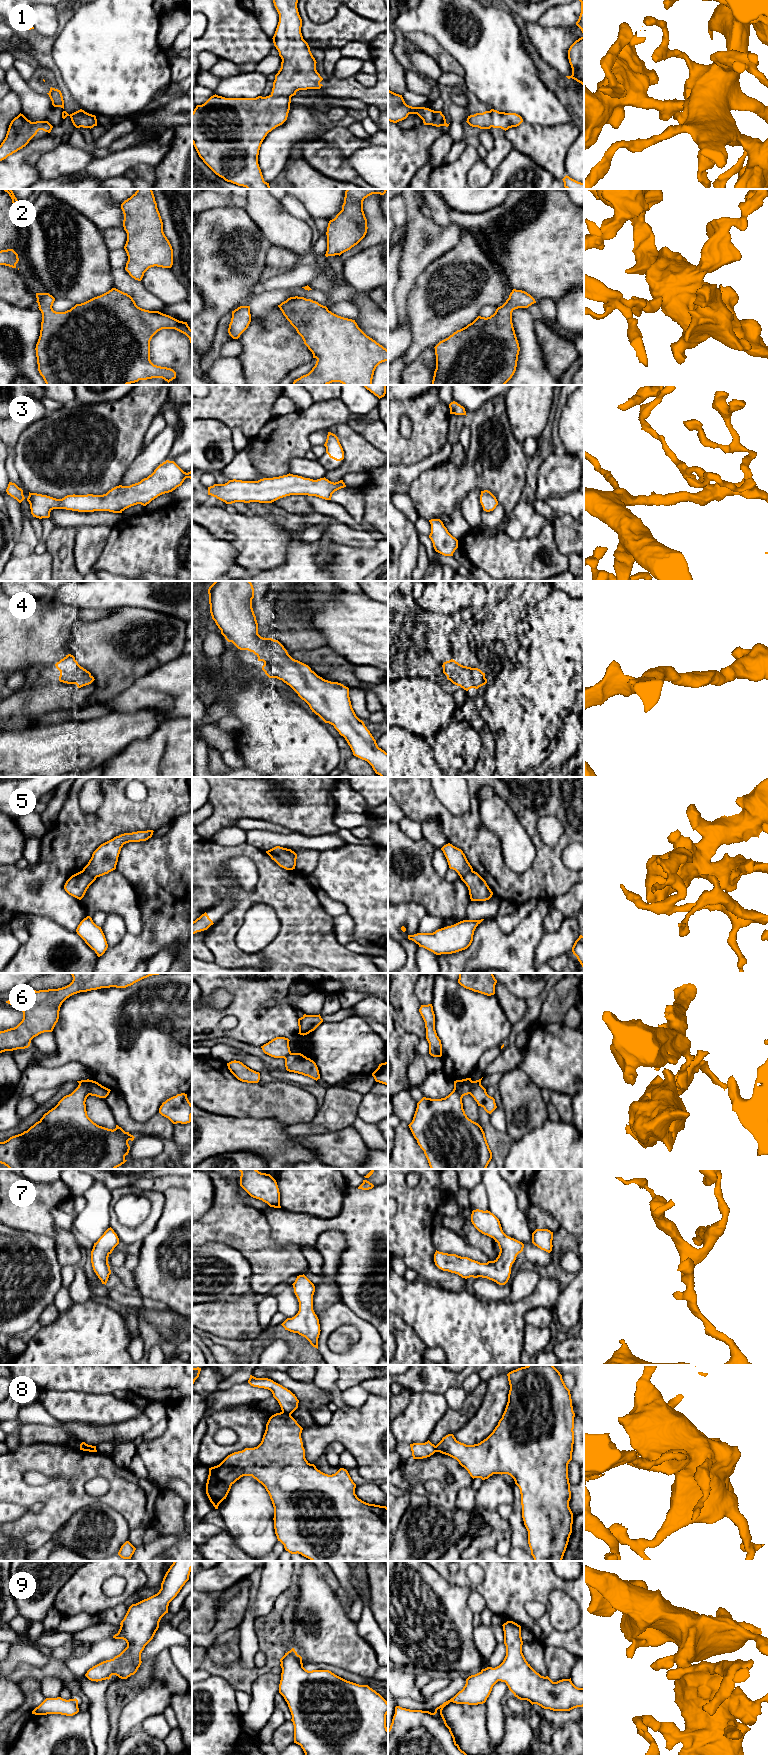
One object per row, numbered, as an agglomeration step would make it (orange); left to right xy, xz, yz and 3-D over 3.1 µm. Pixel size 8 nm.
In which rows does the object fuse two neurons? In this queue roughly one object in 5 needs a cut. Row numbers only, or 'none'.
5, 8

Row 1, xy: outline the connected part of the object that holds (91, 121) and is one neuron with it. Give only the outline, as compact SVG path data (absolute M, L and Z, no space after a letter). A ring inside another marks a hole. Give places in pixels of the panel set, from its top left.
M80 109L72 114L68 114L66 111L62 112L62 118L65 119L67 116L71 118L73 125L76 128L93 128L97 126L97 119L95 115L89 114L84 110Z

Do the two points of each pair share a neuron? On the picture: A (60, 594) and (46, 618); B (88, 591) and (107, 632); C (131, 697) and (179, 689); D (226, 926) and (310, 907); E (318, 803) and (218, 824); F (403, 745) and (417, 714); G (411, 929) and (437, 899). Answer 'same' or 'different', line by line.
A: different
B: different
C: same
D: same
E: same
F: different
G: different

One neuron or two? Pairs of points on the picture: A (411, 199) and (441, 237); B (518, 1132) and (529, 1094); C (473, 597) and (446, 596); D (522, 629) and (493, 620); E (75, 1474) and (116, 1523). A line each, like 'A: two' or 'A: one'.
A: one
B: one
C: one
D: two
E: two

